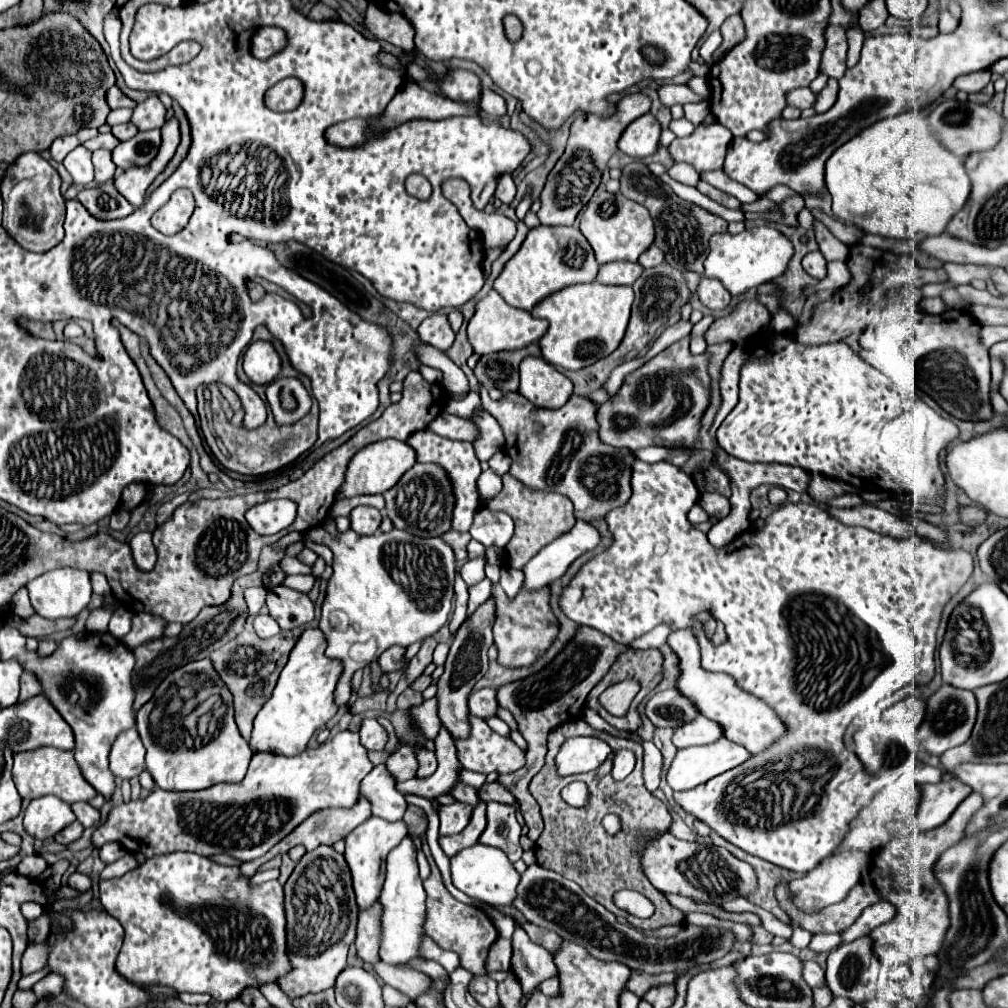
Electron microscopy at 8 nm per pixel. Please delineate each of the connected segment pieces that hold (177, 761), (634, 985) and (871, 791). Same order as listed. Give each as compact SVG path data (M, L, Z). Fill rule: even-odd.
M199 659L199 661L187 663L185 667L171 672L171 674L178 674L178 676L168 676L155 690L153 697L149 701L158 702L161 700L169 687L187 673L205 674L211 677L228 709L227 713L225 713L225 723L223 723L223 727L221 727L221 731L218 732L216 737L205 743L205 745L193 749L193 751L185 751L185 747L181 747L181 751L165 751L165 747L161 747L153 739L149 739L149 707L147 707L146 703L136 713L136 727L139 735L141 735L141 741L143 741L145 749L147 749L147 755L145 755L147 771L153 775L157 787L167 789L167 791L199 791L199 789L211 787L215 783L241 781L245 777L245 773L247 773L247 765L251 761L253 751L249 747L249 741L245 741L241 737L241 733L239 733L239 727L237 727L234 719L233 697L220 679L219 673L215 671L211 659Z
M631 969L631 977L627 981L627 989L637 993L639 997L651 989L651 987L657 987L657 985L665 985L665 983L673 983L675 981L675 975L673 973L657 973L657 975L649 975L645 971L637 971L637 969Z
M637 461L633 469L631 499L627 505L617 507L617 511L607 515L609 531L613 533L613 545L581 567L571 585L563 591L559 603L565 615L573 621L593 627L623 645L629 645L661 623L669 623L673 629L695 627L701 643L701 667L705 671L731 675L739 687L765 701L785 721L787 735L773 747L753 755L753 759L749 759L745 765L713 777L701 787L675 793L675 801L743 851L795 873L809 871L805 877L793 879L789 891L797 907L803 911L819 911L825 905L841 901L853 885L869 875L871 853L861 849L833 853L847 833L851 833L849 827L857 829L863 825L886 825L891 820L913 816L907 815L907 811L911 811L909 799L913 799L913 787L919 787L921 793L920 785L915 782L917 773L921 765L929 764L921 762L919 755L909 755L901 765L871 777L865 773L855 753L853 737L861 727L877 725L881 721L889 723L909 715L911 709L903 709L905 705L911 705L917 711L917 701L923 700L910 695L894 703L892 695L909 683L917 683L917 677L925 677L925 685L933 679L935 631L939 627L941 609L973 573L973 557L963 549L945 549L918 535L895 539L865 527L845 525L829 515L825 507L811 505L783 505L765 519L763 531L745 531L729 545L717 549L707 541L707 535L695 529L685 517L698 500L699 489L695 481L679 467L671 465L669 461ZM705 609L709 609L713 617L725 625L725 643L711 645L705 639L701 625L693 619L693 613ZM853 705L867 705L867 721L855 717ZM809 749L825 751L829 755L831 777L823 787L825 795L815 805L811 815L793 823L785 823L785 827L775 827L773 831L741 827L741 823L729 821L723 801L733 779L745 775L745 771L755 771L757 767L791 759L793 755Z

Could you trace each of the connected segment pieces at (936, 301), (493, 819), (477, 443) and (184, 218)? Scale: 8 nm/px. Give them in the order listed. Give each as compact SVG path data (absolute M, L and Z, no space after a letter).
M940 297L923 298L921 309L931 315L941 315L941 313L947 310L947 306Z
M489 803L487 815L489 815L489 825L479 841L485 845L501 847L513 863L519 861L523 849L519 845L521 825L515 819L515 807L503 803Z
M483 407L477 409L469 421L471 421L471 423L477 427L477 431L479 431L477 439L473 441L477 459L479 459L481 463L485 463L485 461L489 461L497 451L501 451L501 447L503 447L503 431L501 431L501 425L499 425L497 419L493 419L493 415L489 415L489 411L485 411Z
M177 189L171 195L169 203L165 203L153 215L151 223L163 235L175 235L177 231L181 231L187 225L193 209L195 209L195 201L193 201L191 191L189 189Z

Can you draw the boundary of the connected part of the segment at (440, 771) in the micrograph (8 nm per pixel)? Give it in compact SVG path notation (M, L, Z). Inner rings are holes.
M447 729L439 731L439 735L435 739L435 753L437 753L437 761L439 761L437 771L425 779L415 777L415 779L397 783L397 789L401 793L415 793L415 795L421 795L427 799L451 793L451 789L459 783L459 771L463 767L457 757L457 747L453 743L453 737L449 735Z

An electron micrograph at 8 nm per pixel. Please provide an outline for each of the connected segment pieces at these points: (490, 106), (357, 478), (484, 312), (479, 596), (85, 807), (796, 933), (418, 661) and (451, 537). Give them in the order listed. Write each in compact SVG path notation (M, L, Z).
M483 89L483 97L481 97L479 107L481 107L481 111L485 111L485 113L489 113L493 117L503 117L507 113L507 107L505 107L503 97L497 95L491 89Z
M383 439L377 443L371 443L369 447L363 447L349 463L349 471L345 475L345 483L339 491L339 497L353 497L353 495L375 495L385 493L391 489L405 471L409 471L417 463L417 453L411 445L397 439Z
M489 291L489 295L477 303L475 315L467 325L467 335L469 335L469 343L473 345L473 351L477 355L487 355L497 351L523 349L531 343L539 343L539 339L547 333L547 327L549 323L545 323L543 319L535 319L529 311L507 305L497 291Z
M487 577L481 583L469 587L469 611L467 613L473 613L481 603L485 603L485 599L491 597L491 587L493 583Z
M73 803L71 809L83 827L97 827L101 823L101 813L95 807L91 807L89 803Z
M795 927L793 929L793 937L789 939L795 947L799 947L799 949L805 949L807 945L809 945L809 941L811 941L811 933L809 931L805 931L805 929L799 929L799 927Z
M433 637L425 639L423 645L421 645L421 649L419 649L419 653L409 661L407 669L403 671L405 677L407 677L407 681L409 681L409 685L411 685L419 675L423 675L425 667L431 663L431 655L433 655L433 651L435 651L435 645L437 645L437 641L435 641Z
M449 531L449 533L445 533L445 537L443 537L451 547L453 547L453 551L455 551L455 557L457 557L457 563L459 565L463 565L465 561L467 561L467 543L471 541L471 535L469 533L457 533L457 531Z

